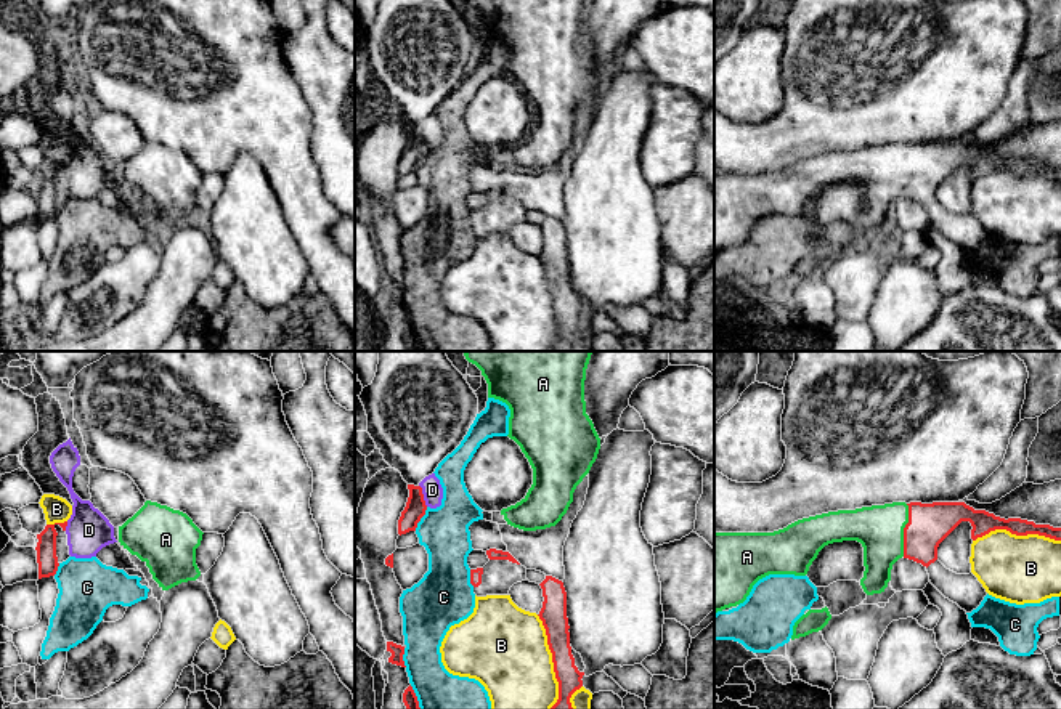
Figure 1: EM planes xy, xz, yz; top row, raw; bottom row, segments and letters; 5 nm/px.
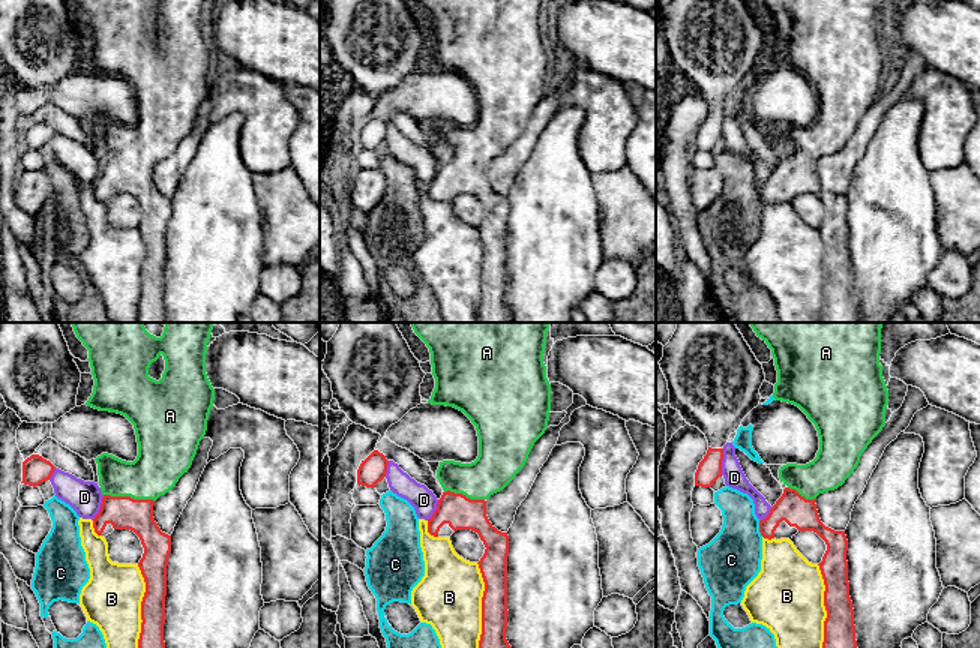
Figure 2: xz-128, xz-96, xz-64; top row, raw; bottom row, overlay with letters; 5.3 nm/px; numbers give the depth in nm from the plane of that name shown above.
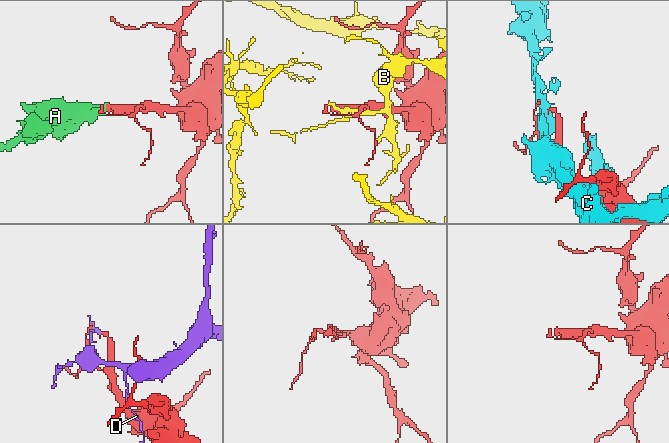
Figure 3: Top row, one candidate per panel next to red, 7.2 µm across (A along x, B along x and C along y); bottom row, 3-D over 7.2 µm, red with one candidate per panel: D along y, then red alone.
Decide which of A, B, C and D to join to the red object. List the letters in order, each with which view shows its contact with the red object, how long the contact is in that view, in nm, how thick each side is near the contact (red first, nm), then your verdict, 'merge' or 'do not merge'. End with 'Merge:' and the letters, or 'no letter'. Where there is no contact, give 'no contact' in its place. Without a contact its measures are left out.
A: yz | 260 nm | 220/240 nm | merge
B: xz | 480 nm | 130/420 nm | do not merge
C: xz | 140 nm | 100/240 nm | do not merge
D: xz | 120 nm | 100/100 nm | do not merge
Merge: A

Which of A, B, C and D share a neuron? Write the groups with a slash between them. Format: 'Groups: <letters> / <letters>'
Groups: A / B / C / D

